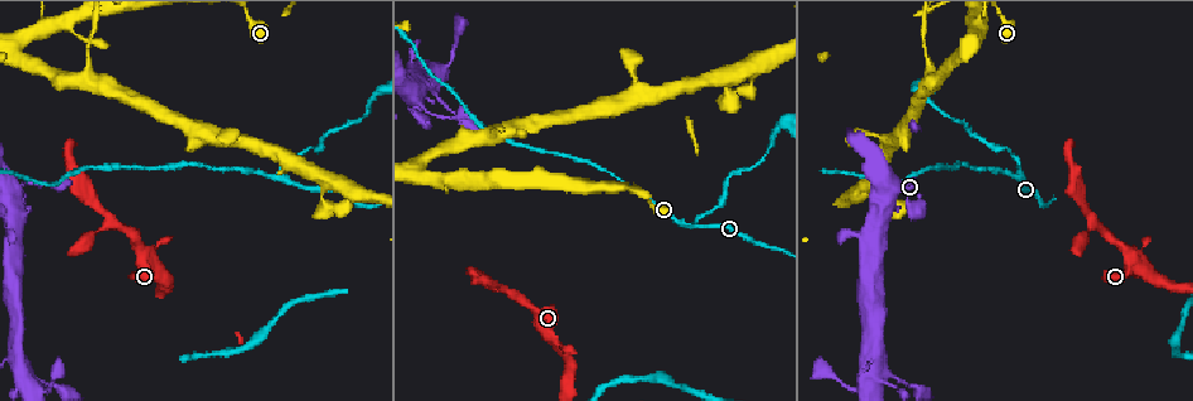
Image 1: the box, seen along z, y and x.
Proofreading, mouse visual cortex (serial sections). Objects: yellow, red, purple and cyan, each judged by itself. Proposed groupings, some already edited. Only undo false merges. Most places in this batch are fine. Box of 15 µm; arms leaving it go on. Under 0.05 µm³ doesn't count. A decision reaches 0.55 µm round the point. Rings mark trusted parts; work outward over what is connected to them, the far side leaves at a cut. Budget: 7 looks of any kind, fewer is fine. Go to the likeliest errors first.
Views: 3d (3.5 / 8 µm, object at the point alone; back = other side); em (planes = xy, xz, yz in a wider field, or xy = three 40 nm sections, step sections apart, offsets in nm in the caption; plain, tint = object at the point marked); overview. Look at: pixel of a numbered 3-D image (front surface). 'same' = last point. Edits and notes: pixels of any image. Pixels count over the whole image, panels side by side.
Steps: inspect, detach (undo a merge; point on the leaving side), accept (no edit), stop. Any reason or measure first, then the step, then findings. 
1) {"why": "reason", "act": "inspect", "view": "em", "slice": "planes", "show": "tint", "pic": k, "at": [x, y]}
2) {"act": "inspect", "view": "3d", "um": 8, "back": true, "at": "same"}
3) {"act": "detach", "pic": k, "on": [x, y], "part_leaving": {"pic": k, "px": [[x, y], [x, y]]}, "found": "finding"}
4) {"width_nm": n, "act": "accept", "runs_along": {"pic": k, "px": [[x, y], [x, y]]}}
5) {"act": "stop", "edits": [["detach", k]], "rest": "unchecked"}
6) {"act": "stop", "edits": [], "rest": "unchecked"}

{"why": "branch point", "act": "inspect", "view": "3d", "um": 3.5, "pic": 1, "at": [280, 177]}

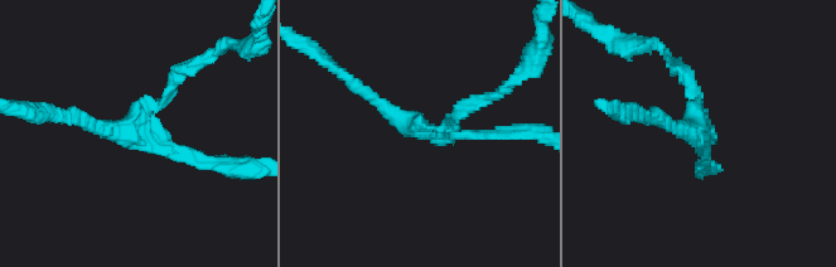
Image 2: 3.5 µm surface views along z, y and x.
{"arms": 3, "arm_widths_nm": [150, 150, 150], "why": "shape alone is not enough", "act": "inspect", "view": "em", "slice": "xy", "step": 2, "show": "tint", "pic": 2, "at": [423, 130]}

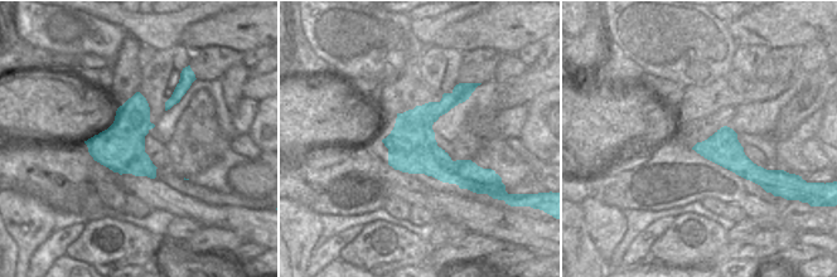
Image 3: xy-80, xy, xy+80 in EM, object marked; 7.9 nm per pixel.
{"act": "detach", "pic": 2, "on": [464, 112], "part_leaving": {"pic": 2, "px": [[448, 129], [526, 67]]}, "found": "two cells meet here"}

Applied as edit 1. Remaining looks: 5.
{"act": "inspect", "view": "3d", "um": 3.5, "pic": 1, "at": [932, 69]}

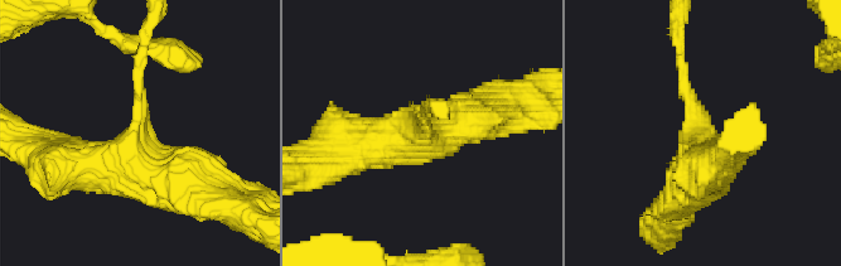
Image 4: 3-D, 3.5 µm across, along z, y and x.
{"arms": 3, "arm_widths_nm": [150, 500, 600], "why": "need the tissue", "act": "inspect", "view": "em", "slice": "xy", "step": 1, "show": "plain", "pic": 4, "at": [135, 138]}

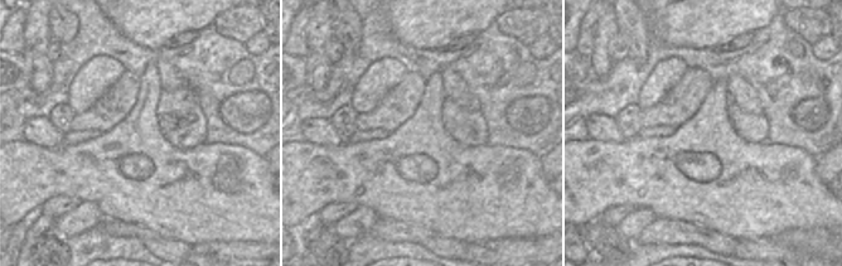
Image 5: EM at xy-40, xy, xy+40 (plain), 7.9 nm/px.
{"act": "inspect", "view": "em", "slice": "xy", "step": 1, "show": "tint", "at": "same"}

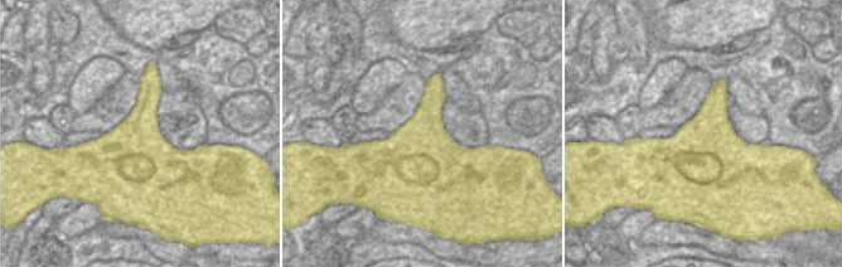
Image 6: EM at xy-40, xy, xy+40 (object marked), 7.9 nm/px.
{"act": "accept", "runs_along": {"pic": 4, "px": [[332, 154], [436, 135], [487, 112]]}, "found": "all the same cell"}

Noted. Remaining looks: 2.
{"why": "calibre changes", "act": "inspect", "view": "3d", "um": 3.5, "pic": 1, "at": [154, 252]}

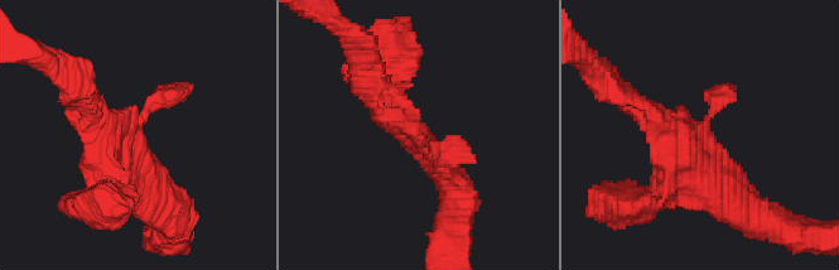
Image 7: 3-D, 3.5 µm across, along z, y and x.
{"act": "inspect", "view": "em", "slice": "xy", "step": 3, "show": "tint", "pic": 7, "at": [413, 126]}

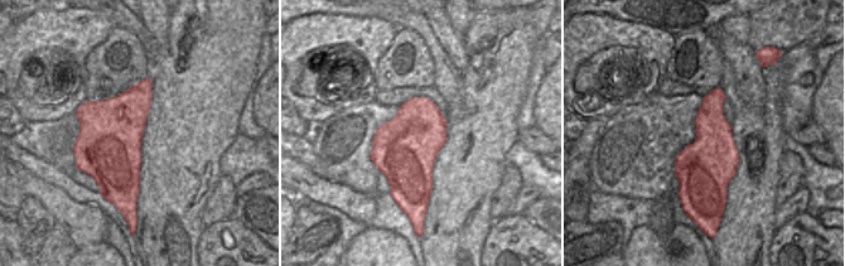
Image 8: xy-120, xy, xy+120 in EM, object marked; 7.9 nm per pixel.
{"act": "accept", "runs_along": {"pic": 7, "px": [[109, 193], [101, 154], [187, 85]]}, "found": "all the same cell"}

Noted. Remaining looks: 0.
{"act": "stop", "edits": [["detach", 2]], "rest": "unchecked"}

